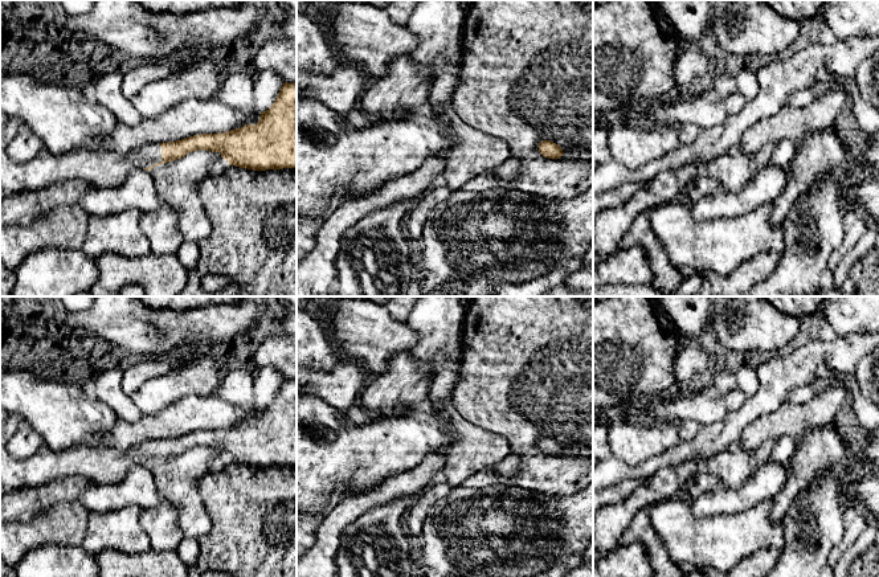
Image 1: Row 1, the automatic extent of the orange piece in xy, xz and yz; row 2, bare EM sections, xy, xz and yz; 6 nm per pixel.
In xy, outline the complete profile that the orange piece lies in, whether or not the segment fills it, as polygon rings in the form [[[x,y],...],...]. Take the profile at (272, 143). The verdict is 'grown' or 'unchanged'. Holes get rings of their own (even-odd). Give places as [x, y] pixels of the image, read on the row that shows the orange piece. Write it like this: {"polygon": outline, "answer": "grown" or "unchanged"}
{"polygon": [[[297,82],[283,83],[275,102],[261,112],[257,124],[148,144],[128,154],[98,147],[53,154],[42,147],[33,160],[19,163],[7,152],[7,147],[21,124],[17,118],[0,123],[0,200],[16,192],[37,191],[74,179],[91,188],[110,189],[122,185],[134,168],[151,171],[201,150],[220,152],[229,165],[240,168],[297,168]]], "answer": "grown"}

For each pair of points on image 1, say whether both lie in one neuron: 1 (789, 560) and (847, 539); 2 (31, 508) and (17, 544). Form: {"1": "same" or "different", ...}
{"1": "different", "2": "different"}

